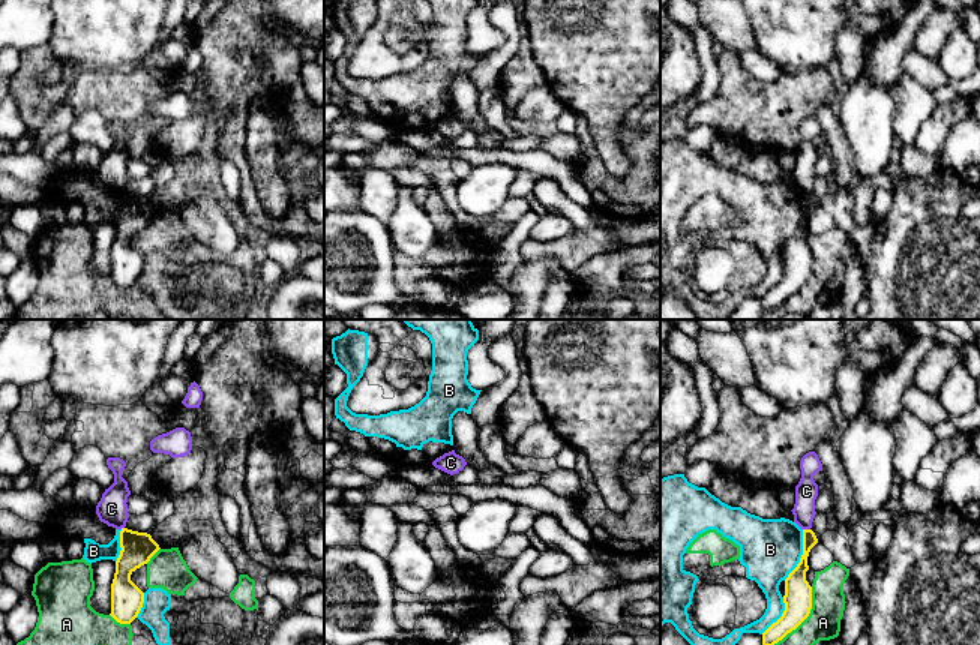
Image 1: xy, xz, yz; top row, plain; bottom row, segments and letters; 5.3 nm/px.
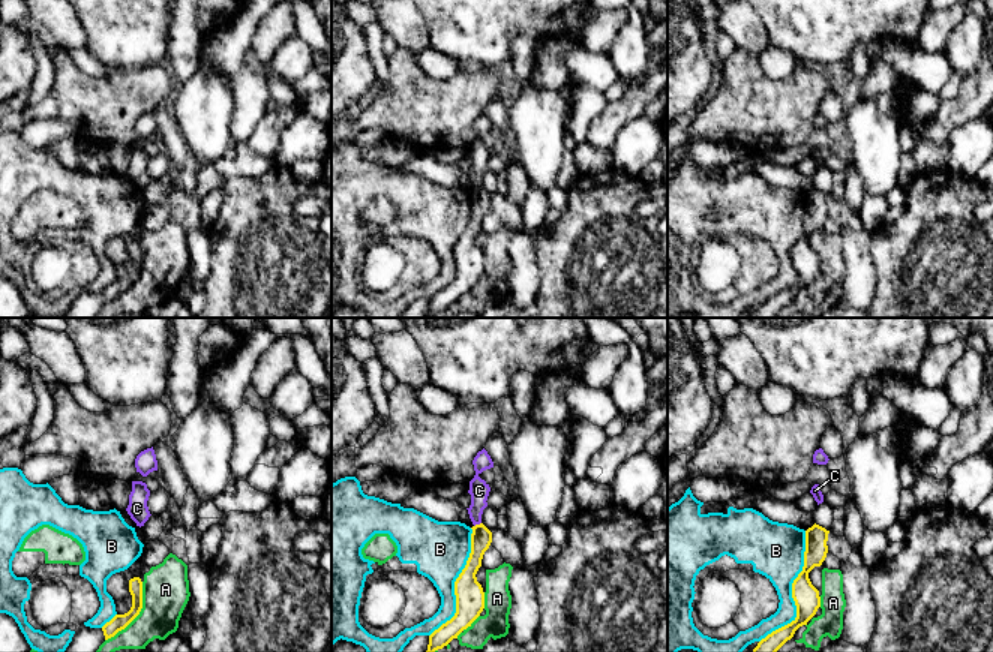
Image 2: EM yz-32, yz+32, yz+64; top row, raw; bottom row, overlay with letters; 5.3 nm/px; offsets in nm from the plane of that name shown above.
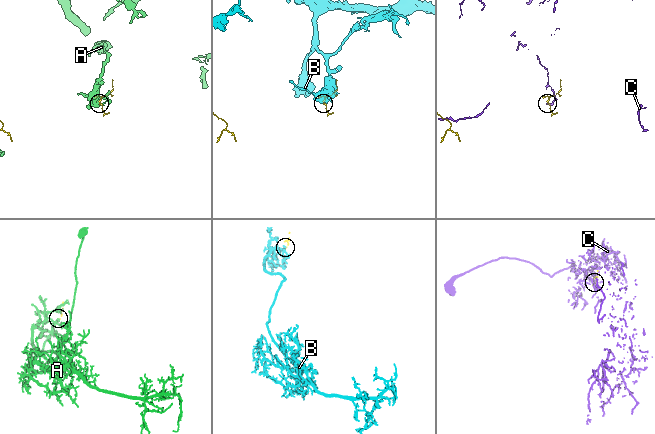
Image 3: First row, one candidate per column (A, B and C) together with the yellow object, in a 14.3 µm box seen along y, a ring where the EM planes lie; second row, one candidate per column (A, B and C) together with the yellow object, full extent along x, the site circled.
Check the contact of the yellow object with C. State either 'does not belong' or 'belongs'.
does not belong

